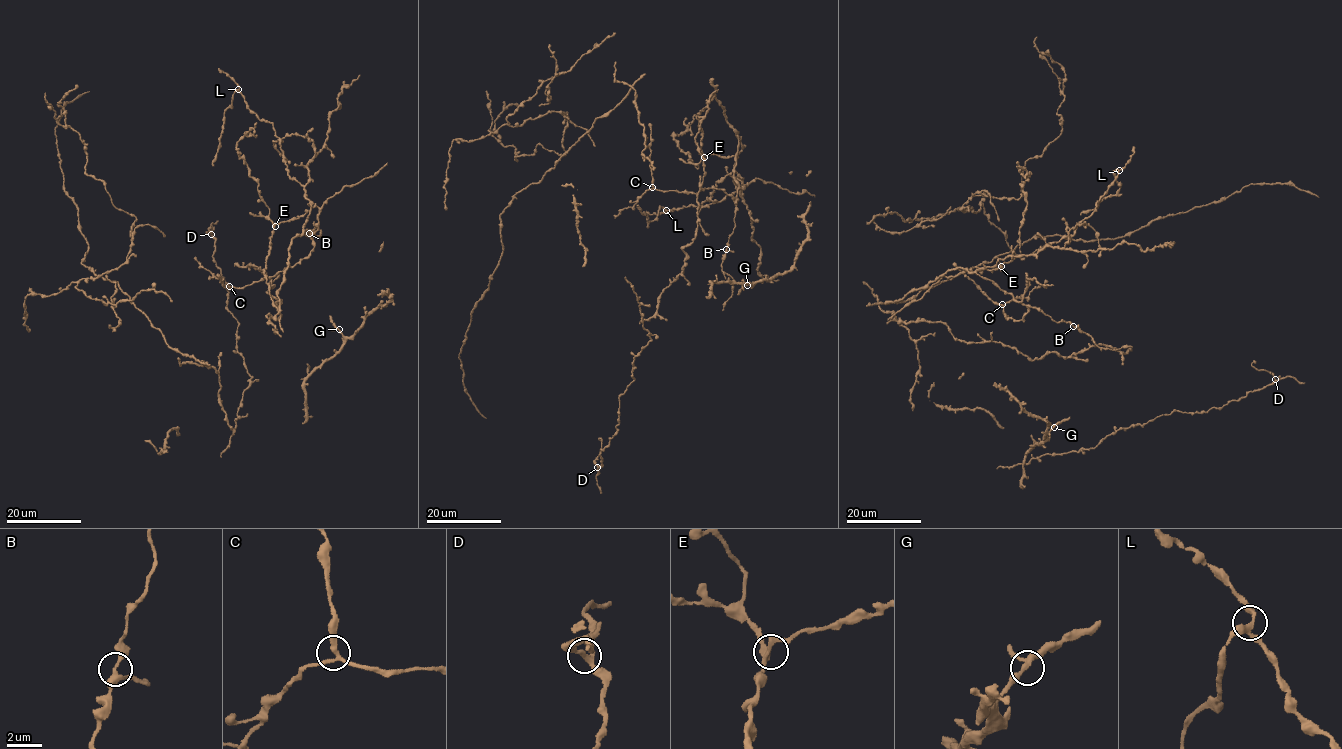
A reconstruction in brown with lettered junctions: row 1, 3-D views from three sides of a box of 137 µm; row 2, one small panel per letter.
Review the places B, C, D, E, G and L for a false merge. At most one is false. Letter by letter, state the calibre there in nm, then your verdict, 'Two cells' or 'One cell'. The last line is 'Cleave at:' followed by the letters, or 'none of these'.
B: Thickness 240 nm. One cell
C: Thickness 220 nm. One cell
D: Thickness 240 nm. One cell
E: Thickness 240 nm. One cell
G: Thickness 240 nm. One cell
L: Thickness 240 nm. One cell
Cleave at: none of these

